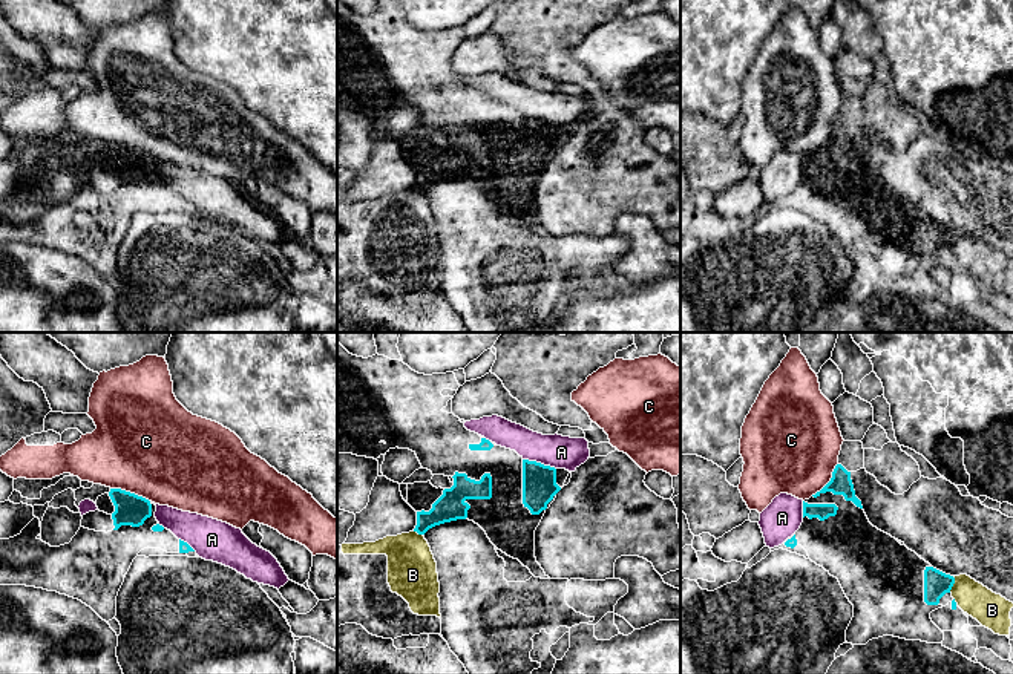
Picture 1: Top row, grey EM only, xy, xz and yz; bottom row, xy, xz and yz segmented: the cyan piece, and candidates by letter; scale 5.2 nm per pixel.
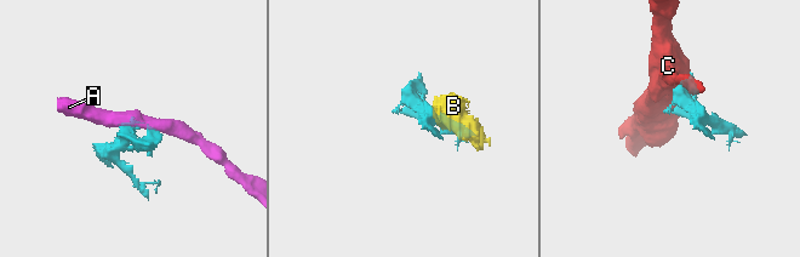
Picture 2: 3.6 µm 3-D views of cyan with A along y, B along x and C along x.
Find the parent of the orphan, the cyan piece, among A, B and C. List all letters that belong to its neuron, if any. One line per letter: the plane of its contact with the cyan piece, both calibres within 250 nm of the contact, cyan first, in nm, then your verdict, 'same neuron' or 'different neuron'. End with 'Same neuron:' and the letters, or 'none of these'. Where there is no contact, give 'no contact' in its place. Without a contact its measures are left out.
A: meets cyan in xz; 180 nm thick on the cyan side, 180 nm on the other; different neuron
B: meets cyan in yz; 140 nm thick on the cyan side, 180 nm on the other; different neuron
C: meets cyan in xy; 160 nm thick on the cyan side, 500 nm on the other; different neuron
Same neuron: none of these

